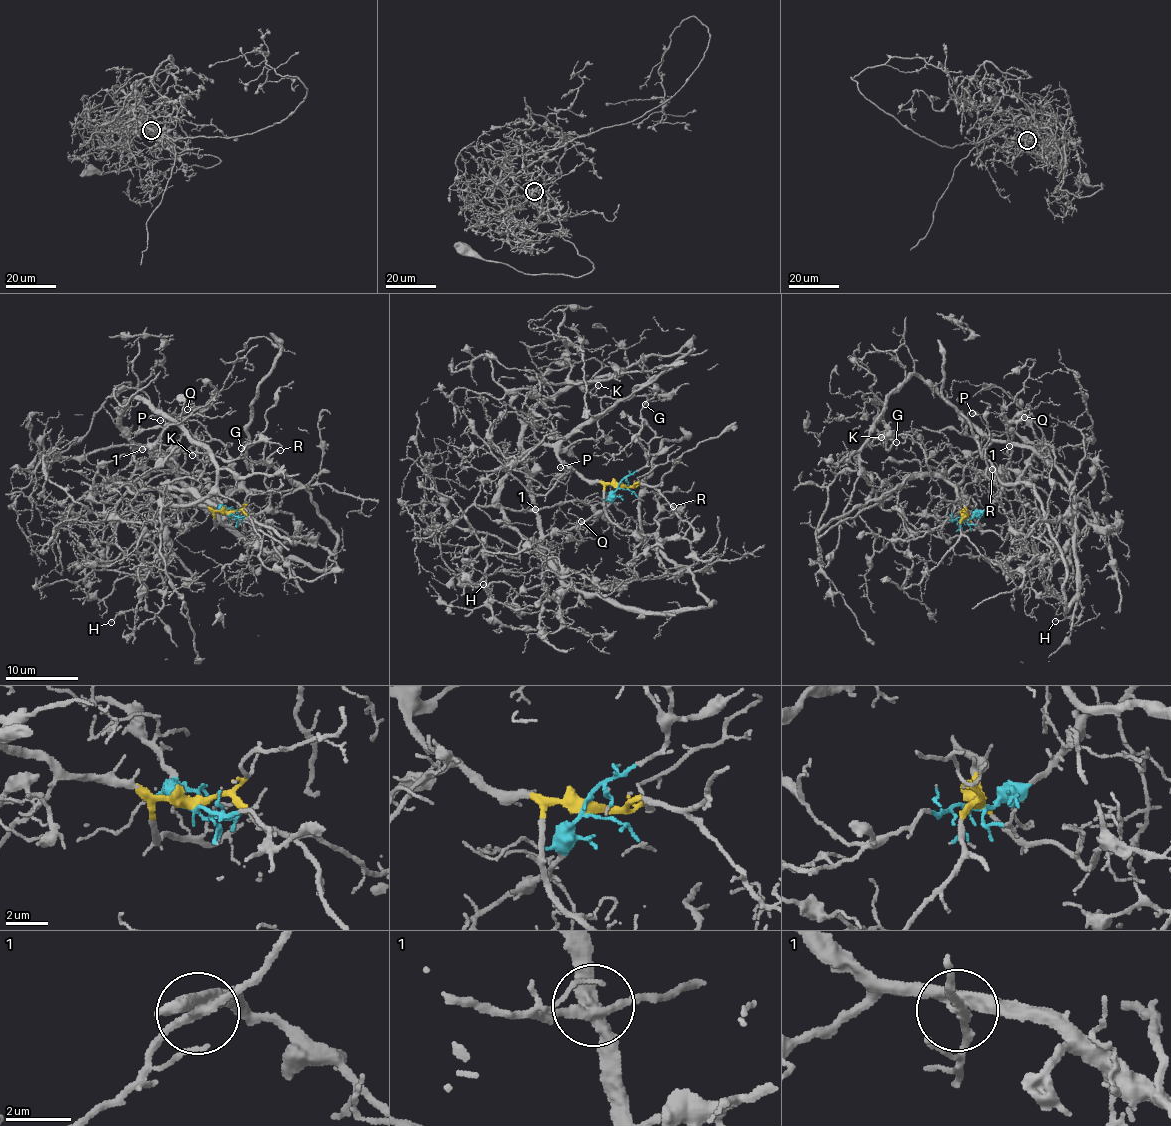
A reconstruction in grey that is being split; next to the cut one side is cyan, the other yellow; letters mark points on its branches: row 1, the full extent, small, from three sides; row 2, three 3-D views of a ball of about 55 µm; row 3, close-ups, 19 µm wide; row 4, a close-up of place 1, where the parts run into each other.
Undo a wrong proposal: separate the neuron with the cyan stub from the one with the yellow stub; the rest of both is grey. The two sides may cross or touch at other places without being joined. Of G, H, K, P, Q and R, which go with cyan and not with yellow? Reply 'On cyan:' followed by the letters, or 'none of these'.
On cyan: H

